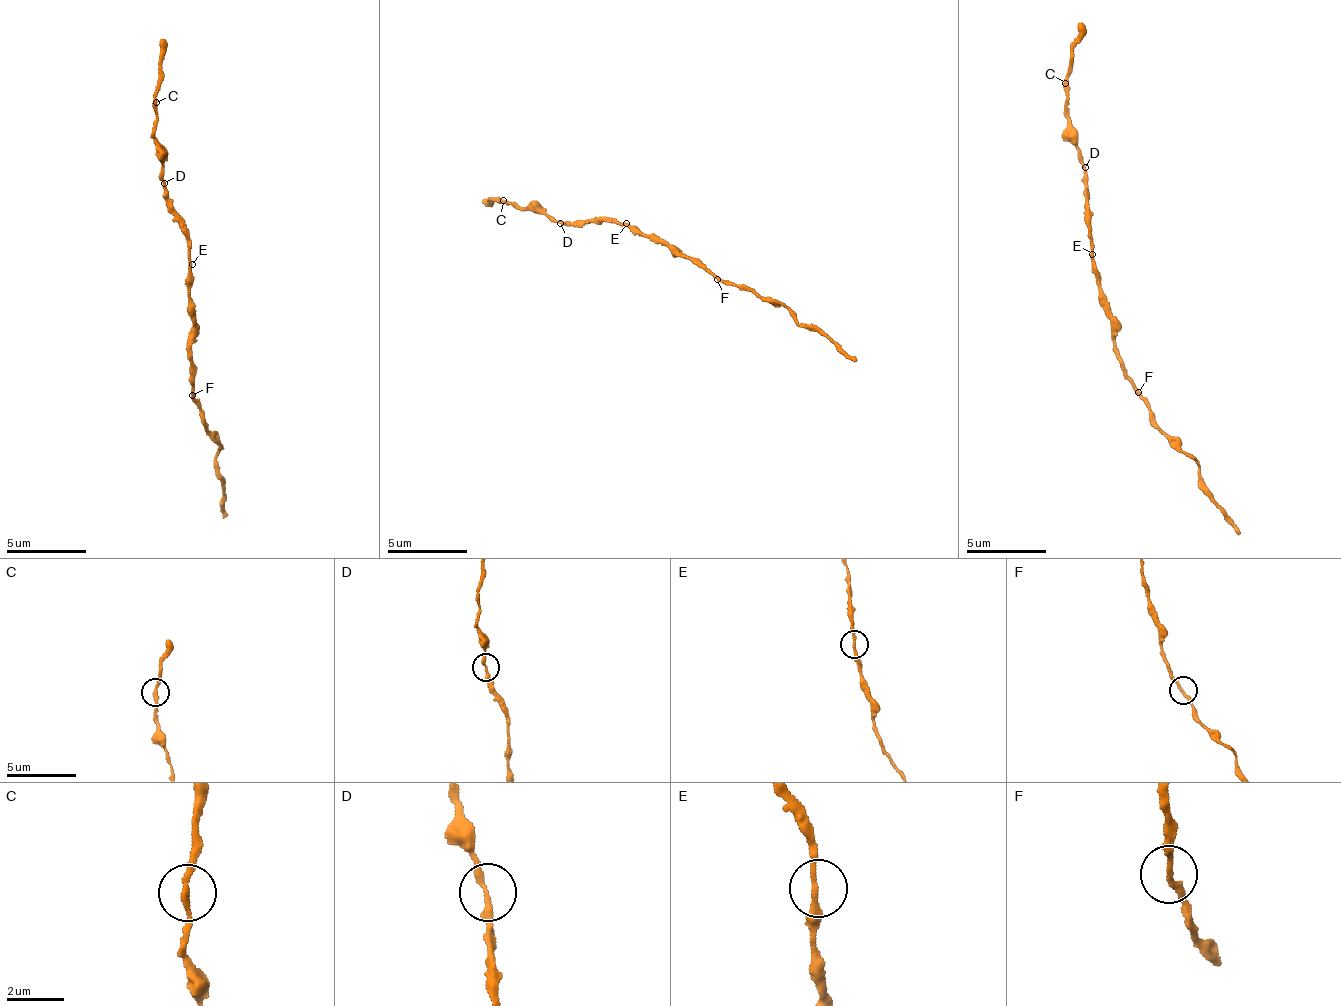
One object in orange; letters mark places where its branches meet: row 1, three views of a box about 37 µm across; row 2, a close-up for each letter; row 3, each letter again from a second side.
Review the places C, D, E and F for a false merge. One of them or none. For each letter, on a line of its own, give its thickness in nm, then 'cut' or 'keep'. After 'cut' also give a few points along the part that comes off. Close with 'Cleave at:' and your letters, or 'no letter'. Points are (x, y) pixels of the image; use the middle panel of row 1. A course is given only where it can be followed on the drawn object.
C: calibre 180 nm; keep
D: calibre 220 nm; keep
E: calibre 180 nm; keep
F: calibre 190 nm; keep
Cleave at: no letter

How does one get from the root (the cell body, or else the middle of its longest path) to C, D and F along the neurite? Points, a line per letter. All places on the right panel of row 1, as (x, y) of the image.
C: (1101, 297), (1096, 285), (1096, 262), (1090, 257), (1085, 163), (1074, 143), (1072, 119), (1067, 115), (1067, 84)
D: (1101, 297), (1101, 289), (1096, 285), (1096, 262), (1090, 257), (1085, 167)
F: (1101, 297), (1101, 309), (1110, 321), (1110, 340), (1115, 344), (1115, 360), (1124, 372), (1124, 380), (1138, 392)

